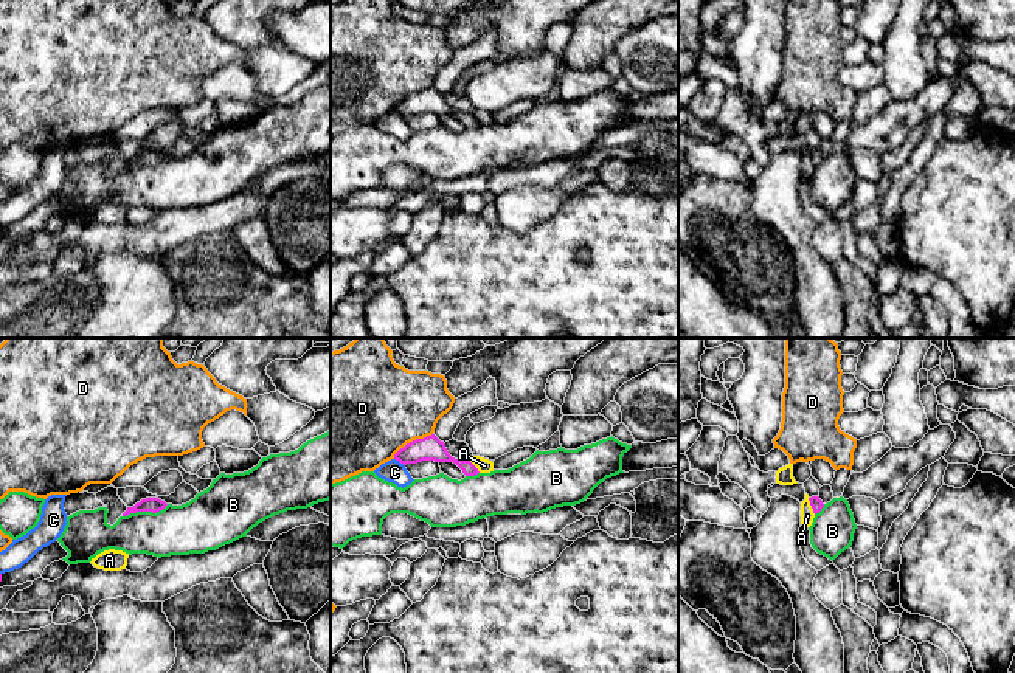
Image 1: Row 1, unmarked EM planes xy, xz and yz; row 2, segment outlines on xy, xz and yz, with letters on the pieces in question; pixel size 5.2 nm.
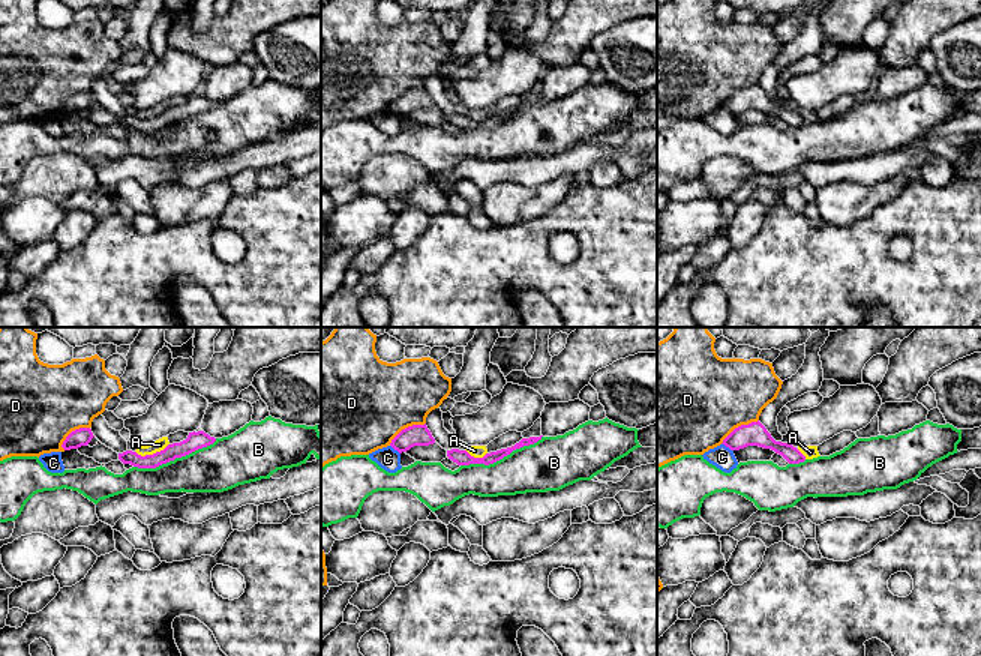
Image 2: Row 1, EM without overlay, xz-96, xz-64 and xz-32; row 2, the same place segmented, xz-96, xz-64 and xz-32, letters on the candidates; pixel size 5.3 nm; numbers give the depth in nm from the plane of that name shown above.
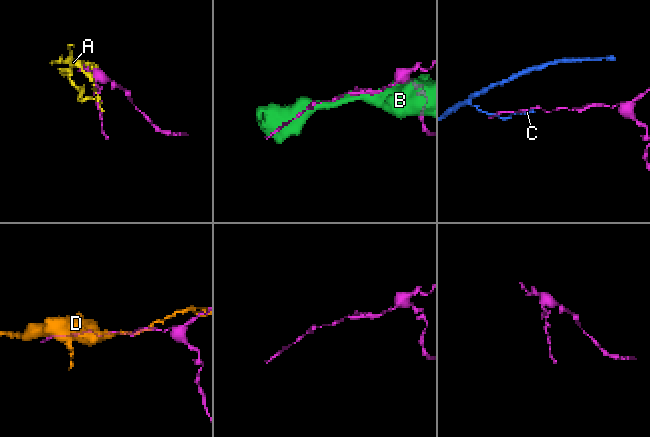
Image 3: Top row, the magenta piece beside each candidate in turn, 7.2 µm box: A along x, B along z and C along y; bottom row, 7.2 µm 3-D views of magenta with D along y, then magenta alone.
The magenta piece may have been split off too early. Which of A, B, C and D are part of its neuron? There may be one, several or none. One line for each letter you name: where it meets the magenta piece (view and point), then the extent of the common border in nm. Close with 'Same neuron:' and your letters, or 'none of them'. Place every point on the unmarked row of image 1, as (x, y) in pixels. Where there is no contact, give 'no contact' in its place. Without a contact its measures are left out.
Same neuron: none of them

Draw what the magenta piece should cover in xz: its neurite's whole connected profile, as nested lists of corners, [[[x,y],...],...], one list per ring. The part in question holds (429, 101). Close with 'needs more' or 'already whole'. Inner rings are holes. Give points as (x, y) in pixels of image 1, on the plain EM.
[[[435,87],[407,96],[394,107],[394,112],[404,118],[417,116],[422,113],[453,115],[466,129],[475,129],[480,126],[470,113],[452,110],[445,101],[445,96],[441,95]]]; already whole

